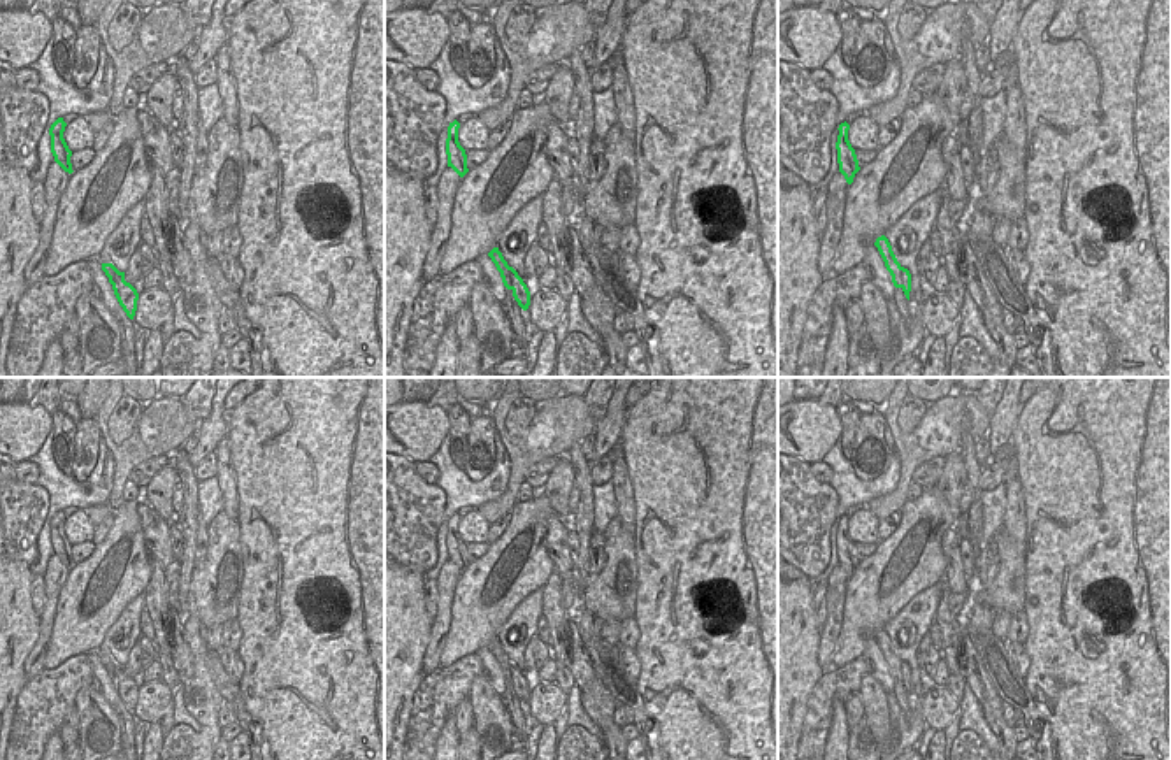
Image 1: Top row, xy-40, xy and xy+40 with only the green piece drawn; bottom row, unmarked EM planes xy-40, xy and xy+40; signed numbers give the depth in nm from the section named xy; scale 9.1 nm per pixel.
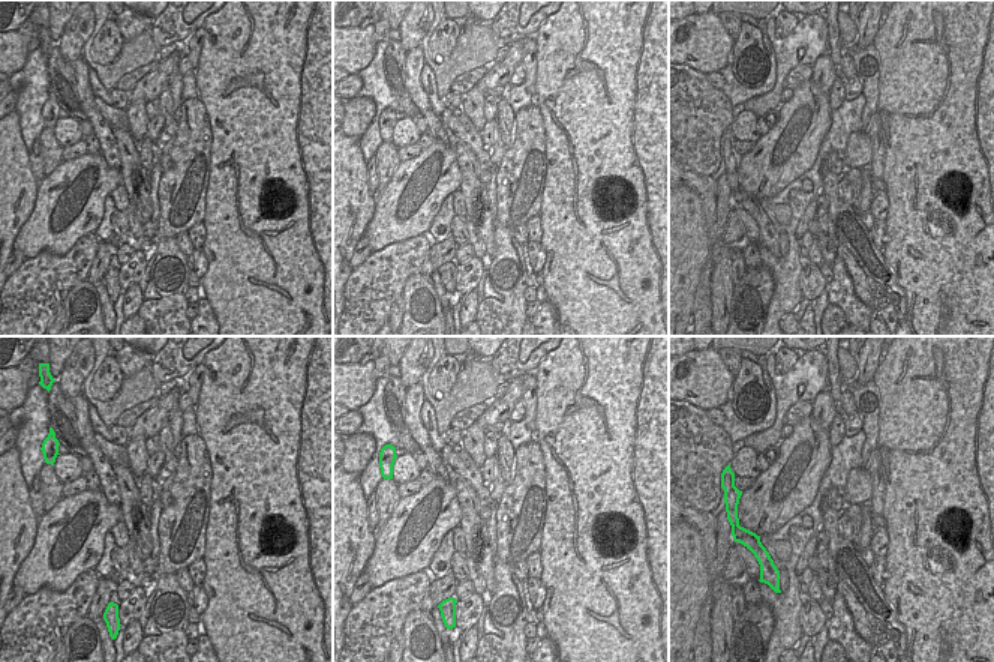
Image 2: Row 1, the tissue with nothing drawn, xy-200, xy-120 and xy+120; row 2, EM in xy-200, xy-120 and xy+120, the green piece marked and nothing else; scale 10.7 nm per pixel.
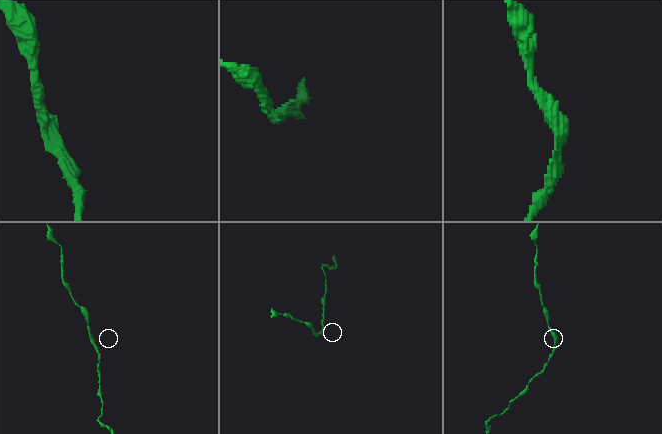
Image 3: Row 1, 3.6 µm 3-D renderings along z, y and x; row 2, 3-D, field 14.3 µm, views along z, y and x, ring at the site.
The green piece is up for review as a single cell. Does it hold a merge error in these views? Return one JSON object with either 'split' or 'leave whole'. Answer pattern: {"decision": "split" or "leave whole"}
{"decision": "split"}

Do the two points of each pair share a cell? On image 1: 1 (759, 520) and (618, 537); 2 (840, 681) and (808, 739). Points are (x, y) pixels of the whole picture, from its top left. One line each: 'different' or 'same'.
1: different
2: same

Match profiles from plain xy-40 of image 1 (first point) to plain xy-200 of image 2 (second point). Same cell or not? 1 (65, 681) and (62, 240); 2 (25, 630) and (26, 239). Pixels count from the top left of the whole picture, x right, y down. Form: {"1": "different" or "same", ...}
{"1": "different", "2": "different"}

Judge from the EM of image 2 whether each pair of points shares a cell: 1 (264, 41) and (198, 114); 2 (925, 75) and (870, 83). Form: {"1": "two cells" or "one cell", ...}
{"1": "two cells", "2": "two cells"}

